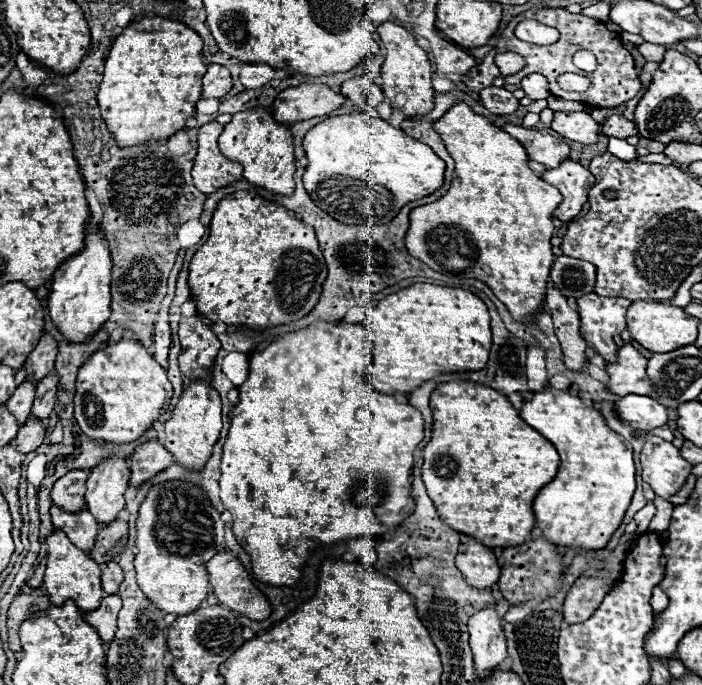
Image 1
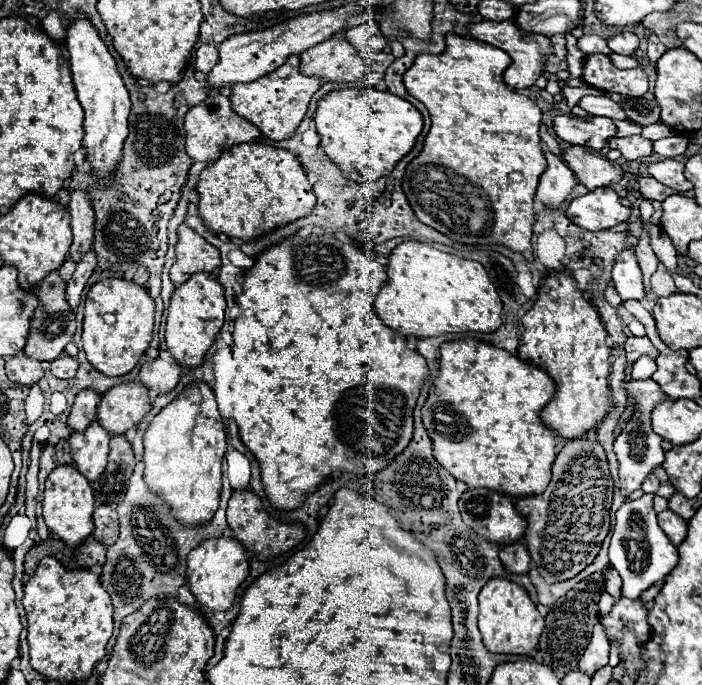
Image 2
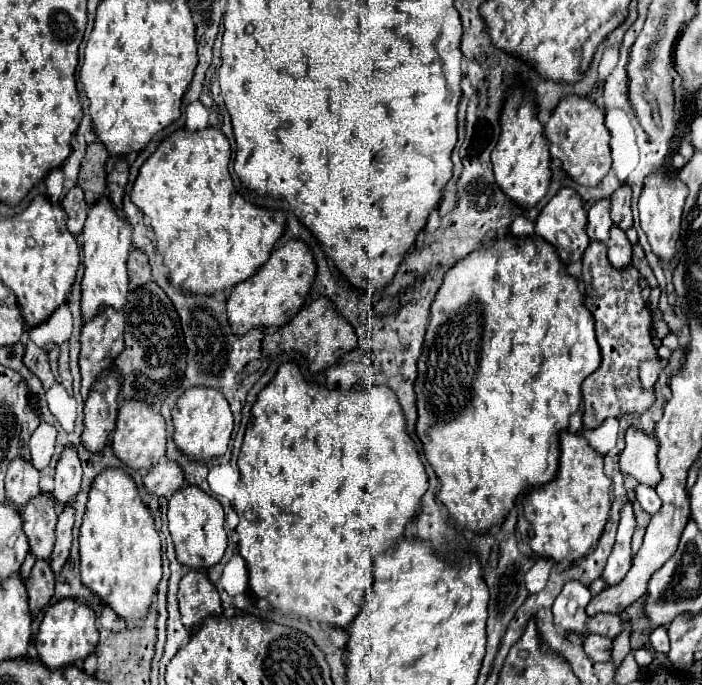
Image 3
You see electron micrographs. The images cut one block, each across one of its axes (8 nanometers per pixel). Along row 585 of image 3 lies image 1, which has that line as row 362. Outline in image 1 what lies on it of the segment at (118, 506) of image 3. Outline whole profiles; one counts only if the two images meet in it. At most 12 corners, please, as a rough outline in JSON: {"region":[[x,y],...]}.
{"region":[[136,340],[78,372],[74,416],[94,440],[134,442],[172,396]]}

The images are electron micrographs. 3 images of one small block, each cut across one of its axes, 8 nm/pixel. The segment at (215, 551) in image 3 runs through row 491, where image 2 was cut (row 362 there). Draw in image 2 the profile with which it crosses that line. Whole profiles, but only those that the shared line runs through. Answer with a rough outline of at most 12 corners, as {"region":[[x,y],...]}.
{"region":[[196,272],[174,290],[166,346],[202,364],[224,324],[224,286]]}

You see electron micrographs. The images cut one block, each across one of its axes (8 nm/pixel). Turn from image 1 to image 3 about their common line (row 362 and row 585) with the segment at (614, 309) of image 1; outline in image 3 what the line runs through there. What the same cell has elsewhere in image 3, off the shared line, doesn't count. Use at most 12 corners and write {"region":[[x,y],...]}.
{"region":[[624,504],[616,544],[602,578],[618,584],[632,568],[632,534],[636,520]]}

